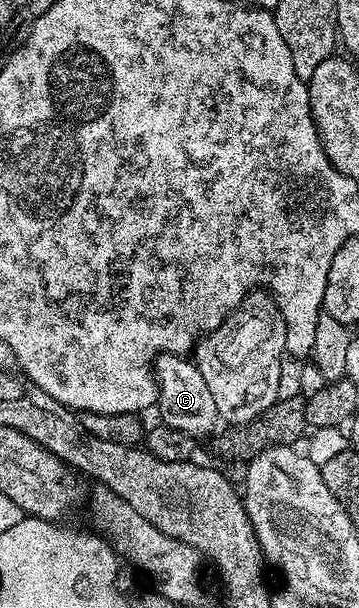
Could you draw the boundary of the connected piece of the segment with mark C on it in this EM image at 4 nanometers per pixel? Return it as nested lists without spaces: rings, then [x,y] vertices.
[[[161,354],[155,359],[153,369],[159,387],[157,411],[159,410],[160,416],[163,417],[160,418],[162,425],[177,428],[177,432],[185,432],[196,440],[214,435],[221,422],[217,404],[213,401],[213,395],[209,393],[209,388],[194,361],[178,354]]]

